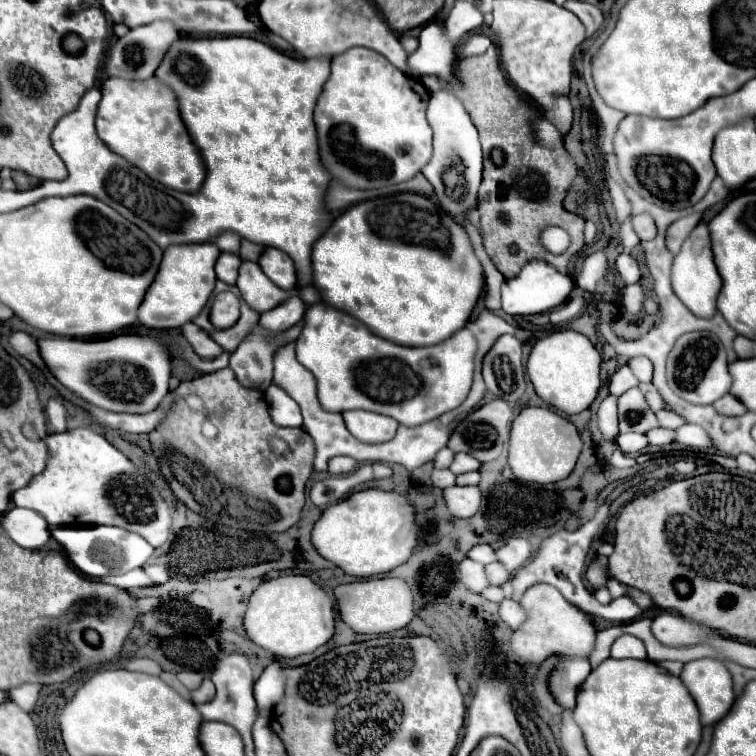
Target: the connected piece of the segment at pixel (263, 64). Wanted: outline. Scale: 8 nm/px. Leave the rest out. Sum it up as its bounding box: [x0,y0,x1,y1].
[156,36,332,284]

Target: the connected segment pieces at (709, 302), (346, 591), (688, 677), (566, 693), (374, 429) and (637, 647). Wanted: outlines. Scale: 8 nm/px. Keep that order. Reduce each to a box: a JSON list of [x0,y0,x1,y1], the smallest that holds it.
[[672,222,722,318],[334,578,414,634],[680,658,734,726],[550,656,592,708],[342,410,398,444],[612,634,646,660]]

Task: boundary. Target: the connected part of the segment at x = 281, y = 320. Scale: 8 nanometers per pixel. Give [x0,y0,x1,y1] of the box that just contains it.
[260,296,306,332]

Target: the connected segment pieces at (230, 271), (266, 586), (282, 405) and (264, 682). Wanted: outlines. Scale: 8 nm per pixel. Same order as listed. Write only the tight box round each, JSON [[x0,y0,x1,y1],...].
[[216,252,242,284],[244,574,336,658],[266,384,302,426],[254,660,286,712]]

